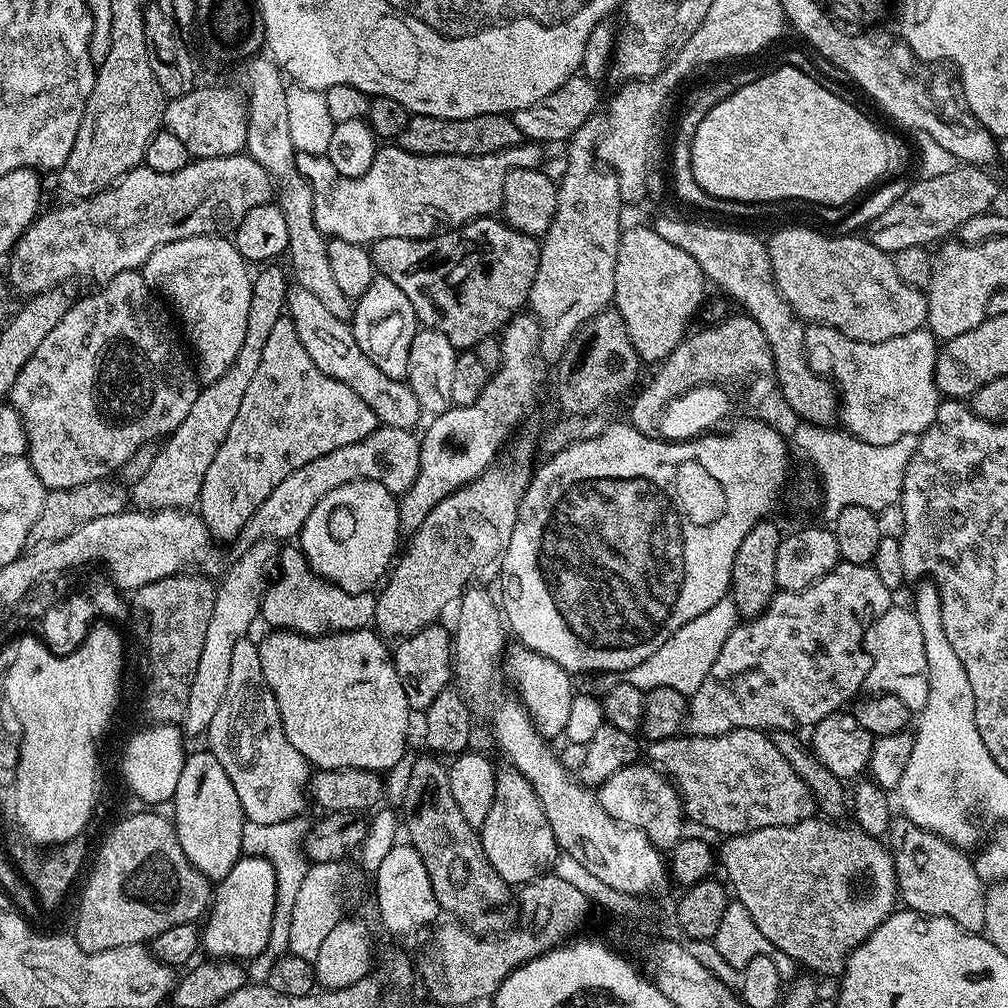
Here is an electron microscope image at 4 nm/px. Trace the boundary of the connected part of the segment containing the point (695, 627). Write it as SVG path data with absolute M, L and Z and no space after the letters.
M725 598L714 602L706 614L698 614L682 630L674 630L646 662L638 662L626 674L627 683L638 686L642 689L657 688L658 686L670 686L678 690L683 696L691 697L692 693L702 686L702 681L706 679L706 674L710 674L710 666L714 666L714 658L718 658L718 650L722 650L722 642L730 638L730 634L738 623L738 613L735 602L731 598Z

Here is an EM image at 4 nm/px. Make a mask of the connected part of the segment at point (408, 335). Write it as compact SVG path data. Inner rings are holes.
M377 274L372 279L366 294L355 301L350 327L362 354L366 354L366 358L386 374L386 378L404 380L407 377L410 344L414 342L418 321L414 306L410 306L410 298L406 298L390 278Z

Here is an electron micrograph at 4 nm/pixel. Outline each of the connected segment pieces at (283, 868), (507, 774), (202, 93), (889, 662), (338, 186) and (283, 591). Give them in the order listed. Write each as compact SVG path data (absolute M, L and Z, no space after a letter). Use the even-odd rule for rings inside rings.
M299 815L276 823L258 823L249 820L243 824L241 853L246 856L266 857L274 866L276 880L275 912L270 928L270 938L267 939L267 946L263 948L263 953L256 956L255 960L249 961L246 966L246 976L252 984L267 983L274 966L281 957L289 953L292 909L297 891L310 865L302 849L310 831L310 823L308 824L305 818Z
M511 766L501 767L496 773L496 785L494 786L494 802L490 806L490 814L486 814L486 822L479 828L480 845L494 870L510 886L523 886L531 884L539 876L545 875L552 864L552 852L554 853L554 841L550 822L546 822L546 810L542 810L542 802L538 802L538 794L530 786L530 782Z
M197 86L186 95L171 97L164 108L165 129L174 134L195 159L230 157L245 149L247 99L235 87Z
M893 606L888 608L886 614L882 614L882 618L878 618L878 622L872 628L870 648L872 665L870 674L866 674L864 679L863 691L868 694L902 698L902 702L908 709L919 714L926 706L926 698L930 694L930 682L926 670L926 645L922 643L922 626L918 626L918 618L911 607Z
M521 142L504 152L485 156L419 156L398 146L384 146L377 151L370 170L358 178L340 176L327 155L296 153L298 170L312 187L314 194L314 222L325 238L371 246L382 238L414 238L431 236L441 226L463 226L472 220L491 217L501 211L504 203L506 178L513 168L535 168L541 162L541 145Z
M284 546L278 552L278 572L280 577L273 579L264 592L264 600L260 604L260 616L266 623L272 624L276 630L291 630L302 636L319 638L337 632L353 632L359 628L369 627L376 619L376 596L372 594L353 594L342 590L329 580L323 580L308 564L304 553L296 546Z

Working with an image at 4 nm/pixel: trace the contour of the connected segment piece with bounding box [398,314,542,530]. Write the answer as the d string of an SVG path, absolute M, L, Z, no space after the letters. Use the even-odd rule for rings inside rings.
M517 314L502 330L499 341L504 361L497 372L489 375L486 390L482 390L482 394L478 394L477 400L470 402L470 406L450 407L440 416L433 416L427 421L428 429L425 430L424 436L422 432L419 437L420 469L414 482L408 487L408 491L403 493L398 500L401 529L415 530L418 526L422 526L426 514L430 514L430 510L434 510L434 506L438 506L442 498L446 498L457 488L463 488L464 485L472 483L487 468L491 468L505 447L506 441L517 431L515 428L523 422L524 415L531 410L532 403L536 400L536 375L540 372L540 364L542 365L540 324L531 314Z

